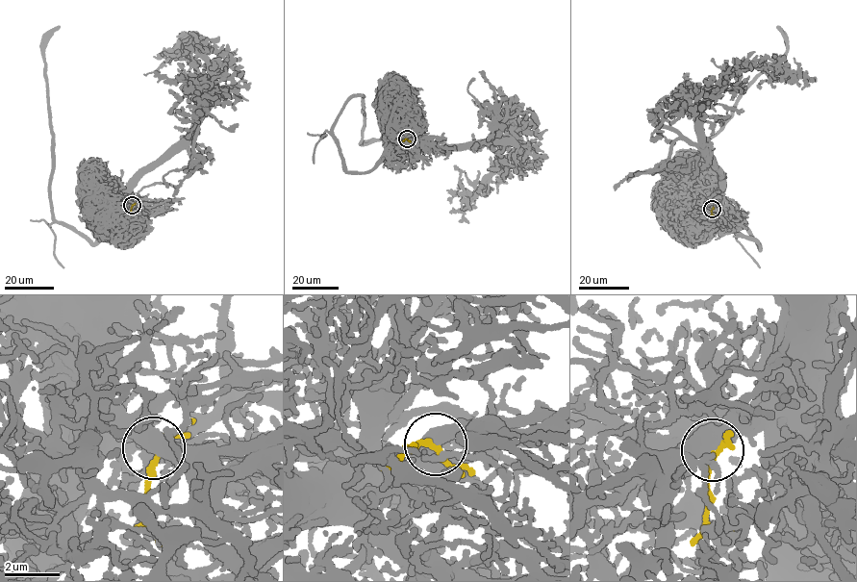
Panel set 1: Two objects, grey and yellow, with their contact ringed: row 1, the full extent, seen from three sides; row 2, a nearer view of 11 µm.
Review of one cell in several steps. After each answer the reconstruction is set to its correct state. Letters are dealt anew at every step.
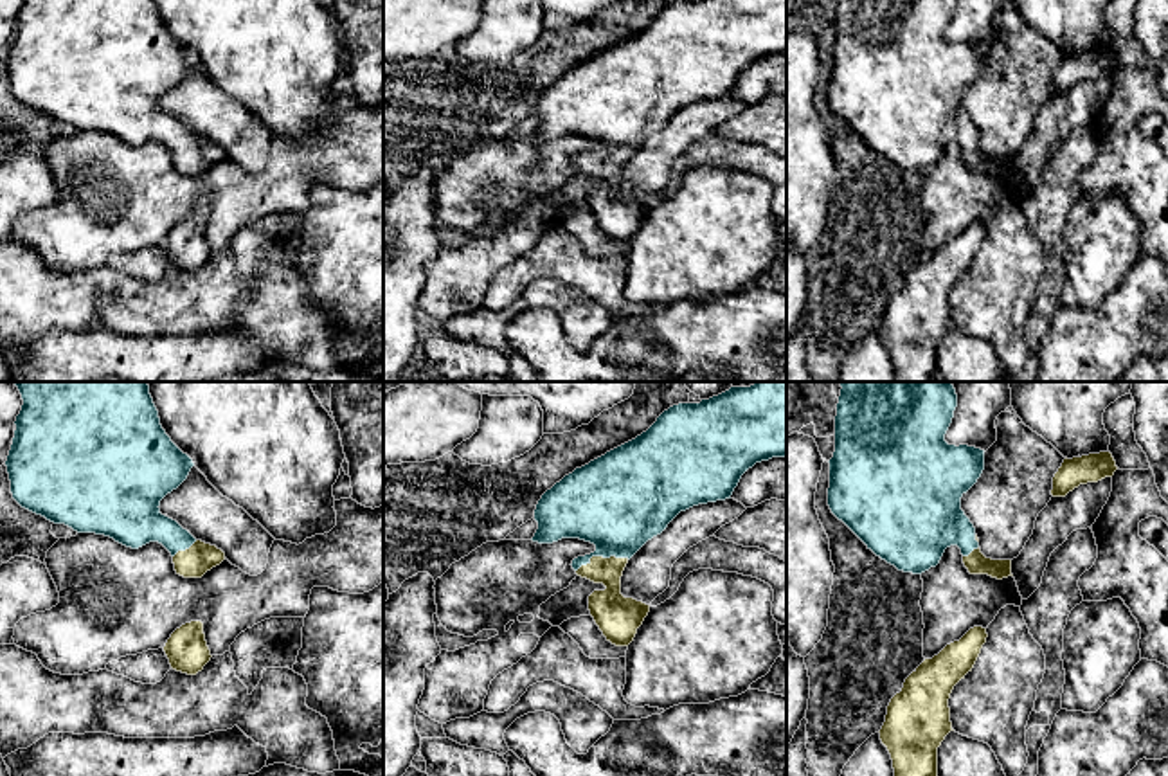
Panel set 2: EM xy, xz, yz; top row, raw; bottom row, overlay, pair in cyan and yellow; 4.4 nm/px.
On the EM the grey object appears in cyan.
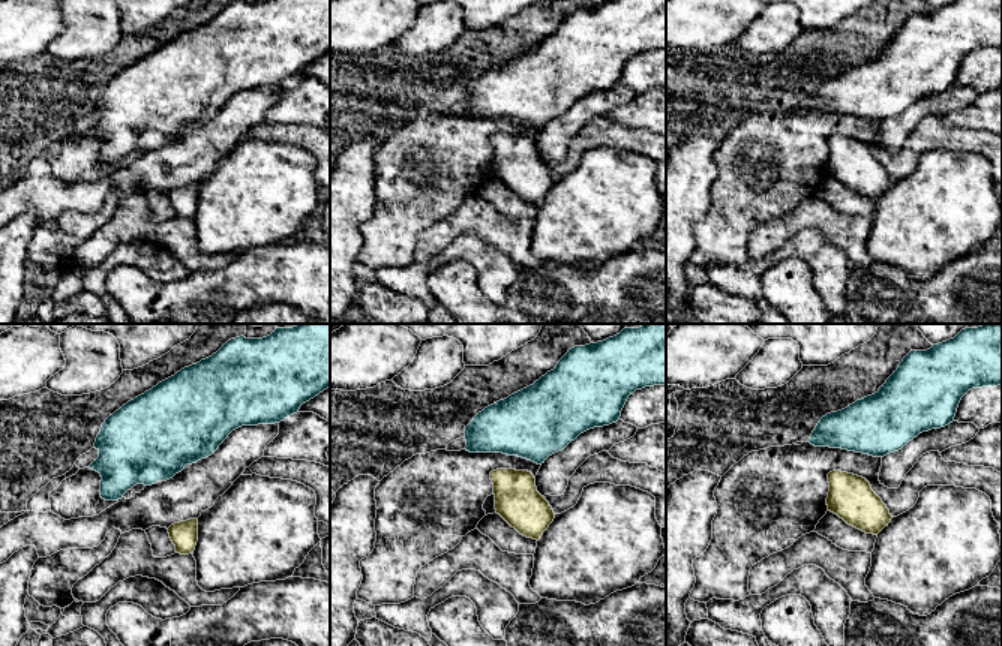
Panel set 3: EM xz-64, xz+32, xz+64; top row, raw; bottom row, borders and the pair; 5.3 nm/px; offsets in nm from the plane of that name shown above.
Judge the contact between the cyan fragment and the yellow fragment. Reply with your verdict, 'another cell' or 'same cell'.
same cell

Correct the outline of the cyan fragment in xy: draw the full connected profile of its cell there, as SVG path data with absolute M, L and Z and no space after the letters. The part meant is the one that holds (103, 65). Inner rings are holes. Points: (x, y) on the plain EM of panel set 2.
M23 0L5 58L13 95L25 106L77 130L95 130L139 146L162 140L173 153L176 171L202 175L225 157L216 142L196 137L176 117L160 110L160 97L176 86L194 63L166 31L155 0Z

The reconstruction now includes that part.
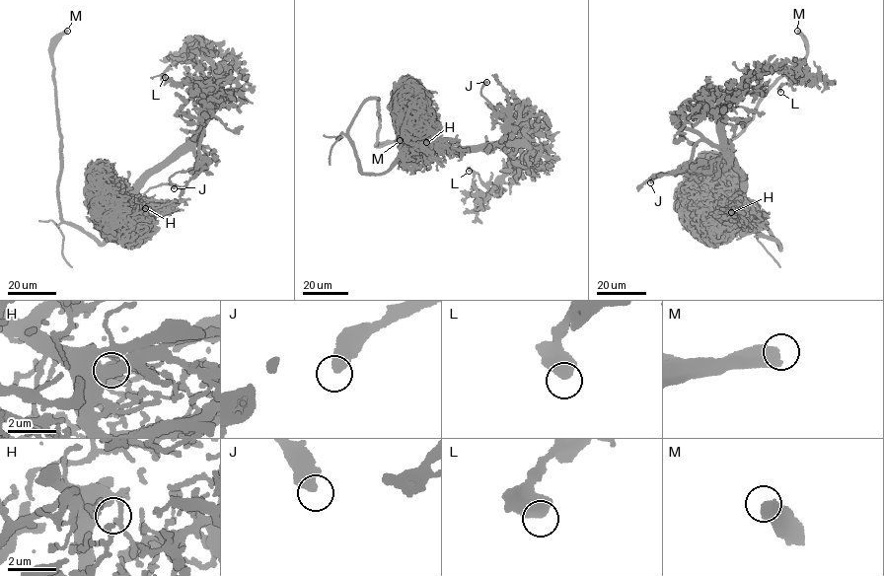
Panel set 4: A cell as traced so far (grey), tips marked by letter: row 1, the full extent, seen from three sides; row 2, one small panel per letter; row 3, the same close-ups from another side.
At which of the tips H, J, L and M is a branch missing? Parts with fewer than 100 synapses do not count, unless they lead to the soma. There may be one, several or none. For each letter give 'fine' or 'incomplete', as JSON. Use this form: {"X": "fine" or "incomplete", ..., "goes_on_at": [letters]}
{"H": "fine", "J": "fine", "L": "fine", "M": "incomplete", "goes_on_at": ["M"]}

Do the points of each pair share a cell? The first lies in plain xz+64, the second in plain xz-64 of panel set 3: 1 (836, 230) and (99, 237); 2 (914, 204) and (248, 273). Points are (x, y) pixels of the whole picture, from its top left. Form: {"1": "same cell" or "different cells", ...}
{"1": "same cell", "2": "different cells"}

